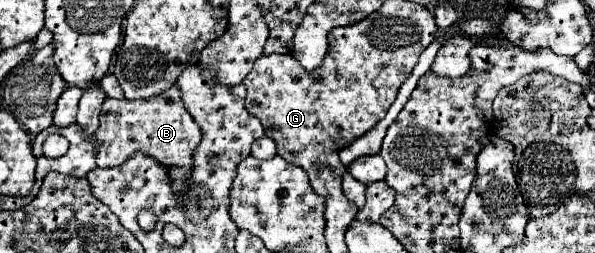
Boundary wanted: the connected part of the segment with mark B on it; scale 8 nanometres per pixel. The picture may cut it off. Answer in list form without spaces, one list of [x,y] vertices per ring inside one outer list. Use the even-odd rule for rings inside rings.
[[[176,84],[160,96],[152,96],[150,100],[106,98],[100,112],[100,128],[96,132],[96,138],[102,142],[102,148],[98,148],[96,154],[96,164],[100,168],[120,166],[130,154],[142,150],[170,168],[174,192],[180,192],[186,186],[186,178],[190,176],[192,152],[202,138],[200,134],[202,132],[198,124],[182,104],[180,88]]]

